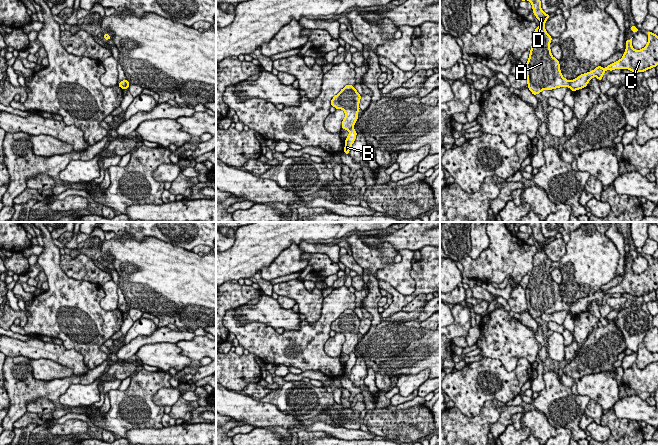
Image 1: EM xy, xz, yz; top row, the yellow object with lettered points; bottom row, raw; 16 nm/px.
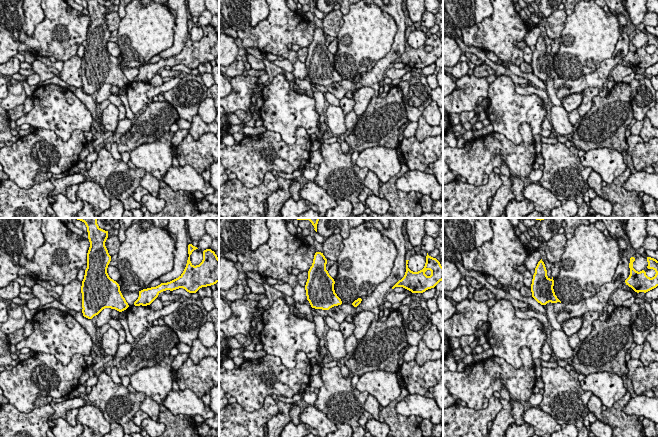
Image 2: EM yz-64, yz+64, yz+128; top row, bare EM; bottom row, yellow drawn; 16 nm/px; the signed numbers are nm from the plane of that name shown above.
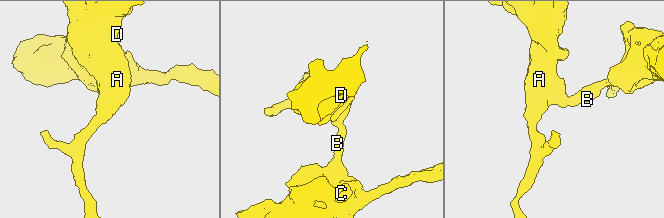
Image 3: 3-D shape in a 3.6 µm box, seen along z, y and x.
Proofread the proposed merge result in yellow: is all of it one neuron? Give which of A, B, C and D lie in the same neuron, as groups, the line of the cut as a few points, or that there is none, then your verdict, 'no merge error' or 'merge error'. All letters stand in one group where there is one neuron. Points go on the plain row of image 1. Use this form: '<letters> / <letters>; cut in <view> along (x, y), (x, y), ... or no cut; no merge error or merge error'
A D / B C; cut in yz along (571, 305), (569, 310); merge error

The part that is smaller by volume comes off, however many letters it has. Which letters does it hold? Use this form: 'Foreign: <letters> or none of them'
Foreign: A, D

